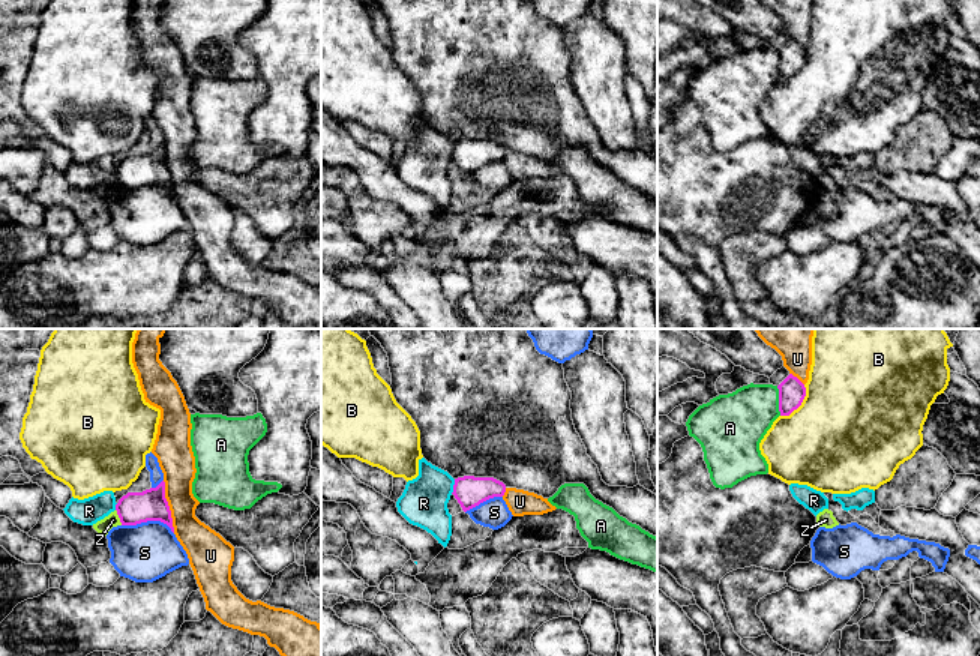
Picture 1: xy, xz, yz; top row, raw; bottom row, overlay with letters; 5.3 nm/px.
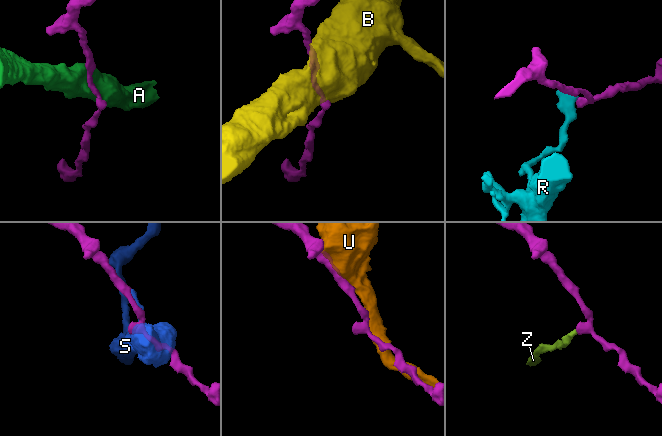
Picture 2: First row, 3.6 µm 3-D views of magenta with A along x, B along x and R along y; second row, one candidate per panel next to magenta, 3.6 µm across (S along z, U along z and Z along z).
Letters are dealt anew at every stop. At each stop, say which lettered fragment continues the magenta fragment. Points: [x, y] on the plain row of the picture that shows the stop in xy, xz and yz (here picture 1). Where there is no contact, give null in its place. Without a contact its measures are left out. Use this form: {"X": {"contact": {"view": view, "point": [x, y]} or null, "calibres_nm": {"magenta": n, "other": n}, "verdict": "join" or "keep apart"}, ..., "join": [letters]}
{"A": {"contact": {"view": "yz", "point": [779, 65]}, "calibres_nm": {"magenta": 140, "other": 320}, "verdict": "keep apart"}, "B": {"contact": {"view": "yz", "point": [800, 68]}, "calibres_nm": {"magenta": 140, "other": 500}, "verdict": "keep apart"}, "R": {"contact": {"view": "xz", "point": [453, 150]}, "calibres_nm": {"magenta": 170, "other": 260}, "verdict": "keep apart"}, "S": {"contact": {"view": "xy", "point": [149, 183]}, "calibres_nm": {"magenta": 170, "other": 320}, "verdict": "keep apart"}, "U": {"contact": {"view": "xy", "point": [168, 170]}, "calibres_nm": {"magenta": 170, "other": 190}, "verdict": "keep apart"}, "Z": {"contact": {"view": "xy", "point": [119, 180]}, "calibres_nm": {"magenta": 170, "other": 80}, "verdict": "keep apart"}, "join": []}

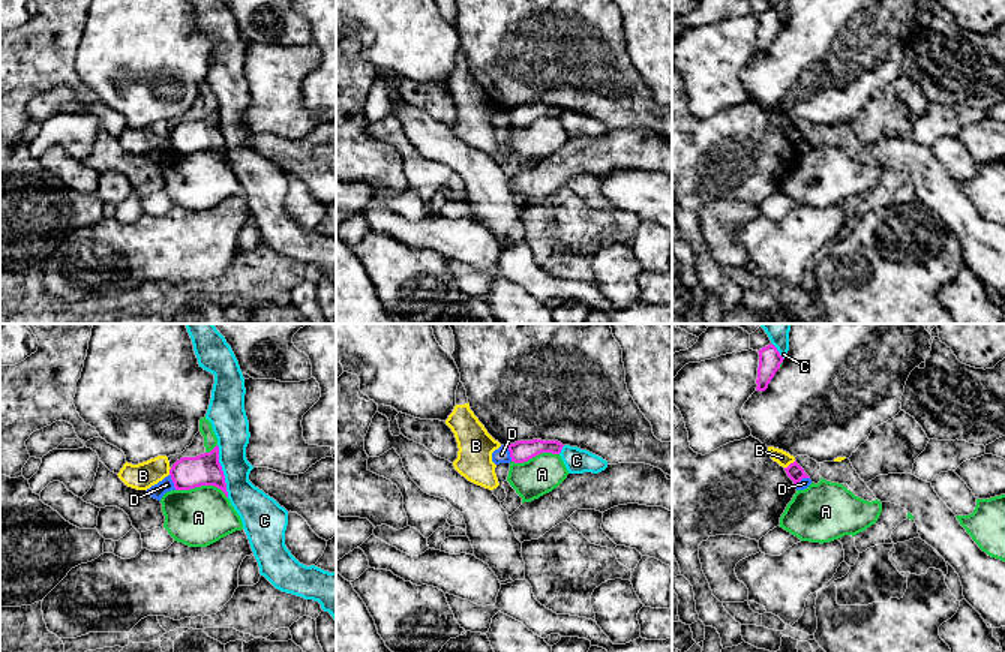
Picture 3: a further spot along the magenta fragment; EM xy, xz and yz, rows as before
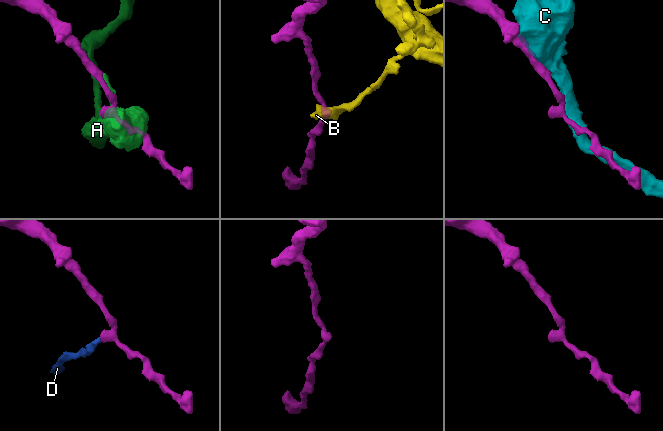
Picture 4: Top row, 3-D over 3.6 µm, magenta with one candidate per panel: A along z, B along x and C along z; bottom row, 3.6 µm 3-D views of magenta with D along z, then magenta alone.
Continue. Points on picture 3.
{"A": {"contact": {"view": "xy", "point": [203, 149]}, "calibres_nm": {"magenta": 170, "other": 320}, "verdict": "keep apart"}, "B": {"contact": {"view": "yz", "point": [791, 128]}, "calibres_nm": {"magenta": 90, "other": 80}, "verdict": "keep apart"}, "C": {"contact": {"view": "xy", "point": [222, 135]}, "calibres_nm": {"magenta": 170, "other": 190}, "verdict": "keep apart"}, "D": {"contact": {"view": "xz", "point": [510, 117]}, "calibres_nm": {"magenta": 120, "other": 80}, "verdict": "keep apart"}, "join": []}

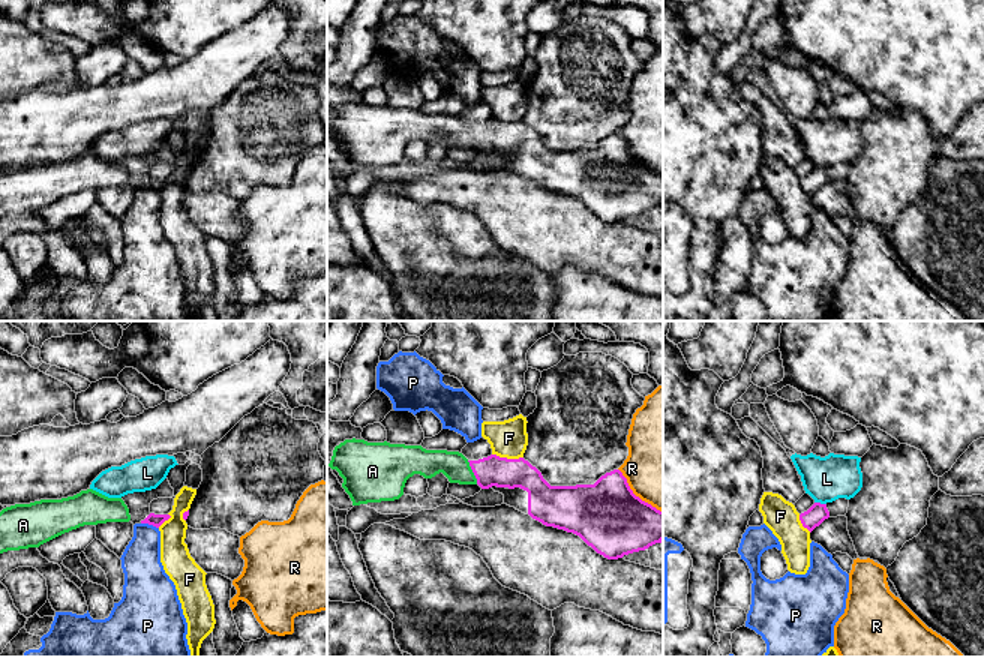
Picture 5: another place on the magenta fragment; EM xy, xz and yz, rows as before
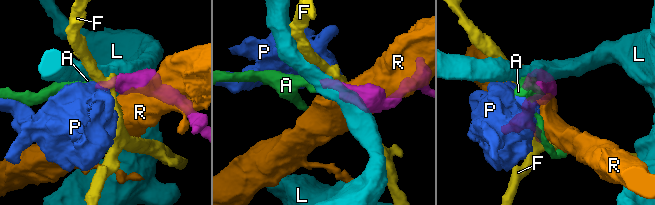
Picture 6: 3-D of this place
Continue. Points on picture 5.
{"A": {"contact": {"view": "xz", "point": [473, 135]}, "calibres_nm": {"magenta": 160, "other": 150}, "verdict": "join"}, "F": {"contact": {"view": "xz", "point": [506, 122]}, "calibres_nm": {"magenta": 160, "other": 200}, "verdict": "keep apart"}, "L": {"contact": {"view": "yz", "point": [819, 167]}, "calibres_nm": {"magenta": 100, "other": 240}, "verdict": "keep apart"}, "P": {"contact": {"view": "xy", "point": [150, 188]}, "calibres_nm": {"magenta": 70, "other": 220}, "verdict": "keep apart"}, "R": {"contact": {"view": "xz", "point": [635, 159]}, "calibres_nm": {"magenta": 380, "other": 400}, "verdict": "keep apart"}, "join": ["A"]}

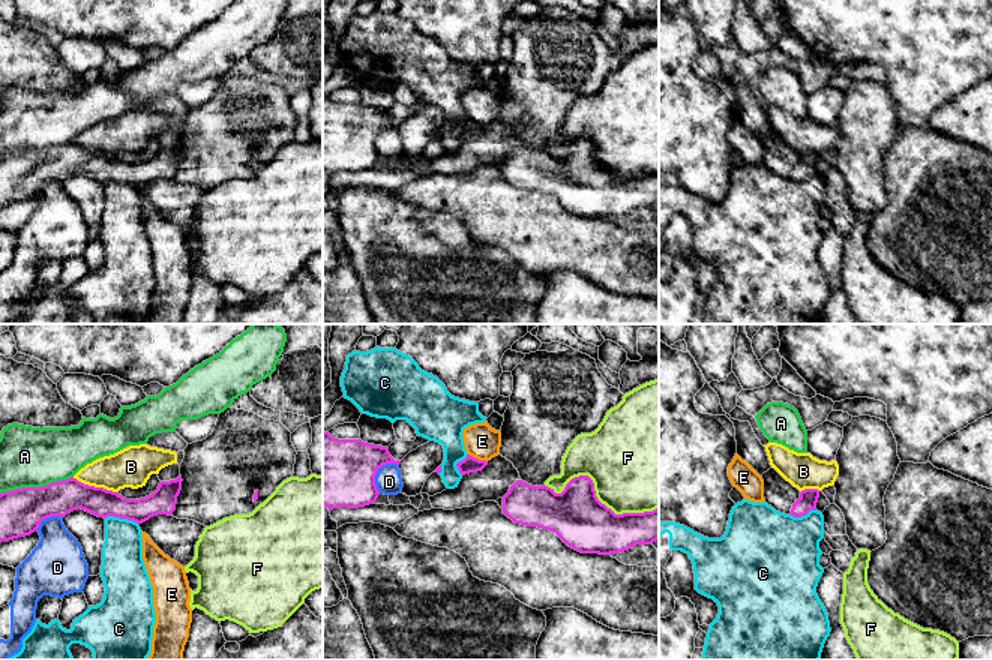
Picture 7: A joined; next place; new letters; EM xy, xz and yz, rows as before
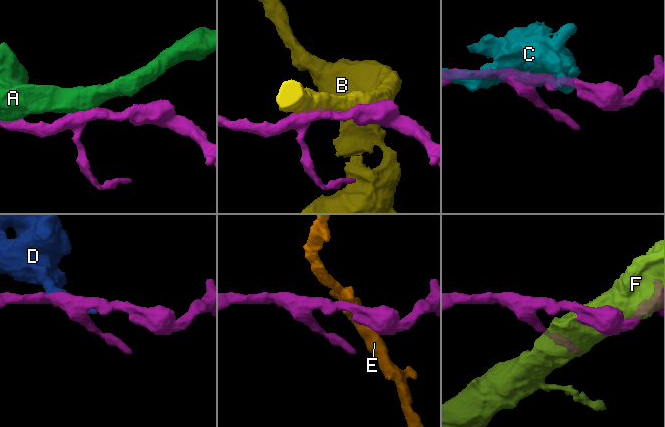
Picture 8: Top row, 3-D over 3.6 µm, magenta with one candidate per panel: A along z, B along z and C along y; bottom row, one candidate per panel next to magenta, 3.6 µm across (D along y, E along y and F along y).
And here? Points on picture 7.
{"A": {"contact": {"view": "xy", "point": [36, 152]}, "calibres_nm": {"magenta": 240, "other": 320}, "verdict": "keep apart"}, "B": {"contact": {"view": "xy", "point": [93, 150]}, "calibres_nm": {"magenta": 190, "other": 220}, "verdict": "keep apart"}, "C": {"contact": {"view": "xy", "point": [122, 182]}, "calibres_nm": {"magenta": 150, "other": 220}, "verdict": "keep apart"}, "D": {"contact": {"view": "xz", "point": [377, 134]}, "calibres_nm": {"magenta": 360, "other": 140}, "verdict": "keep apart"}, "E": {"contact": {"view": "xz", "point": [477, 123]}, "calibres_nm": {"magenta": 90, "other": 180}, "verdict": "keep apart"}, "F": {"contact": {"view": "xz", "point": [595, 159]}, "calibres_nm": {"magenta": 300, "other": 460}, "verdict": "keep apart"}, "join": []}

